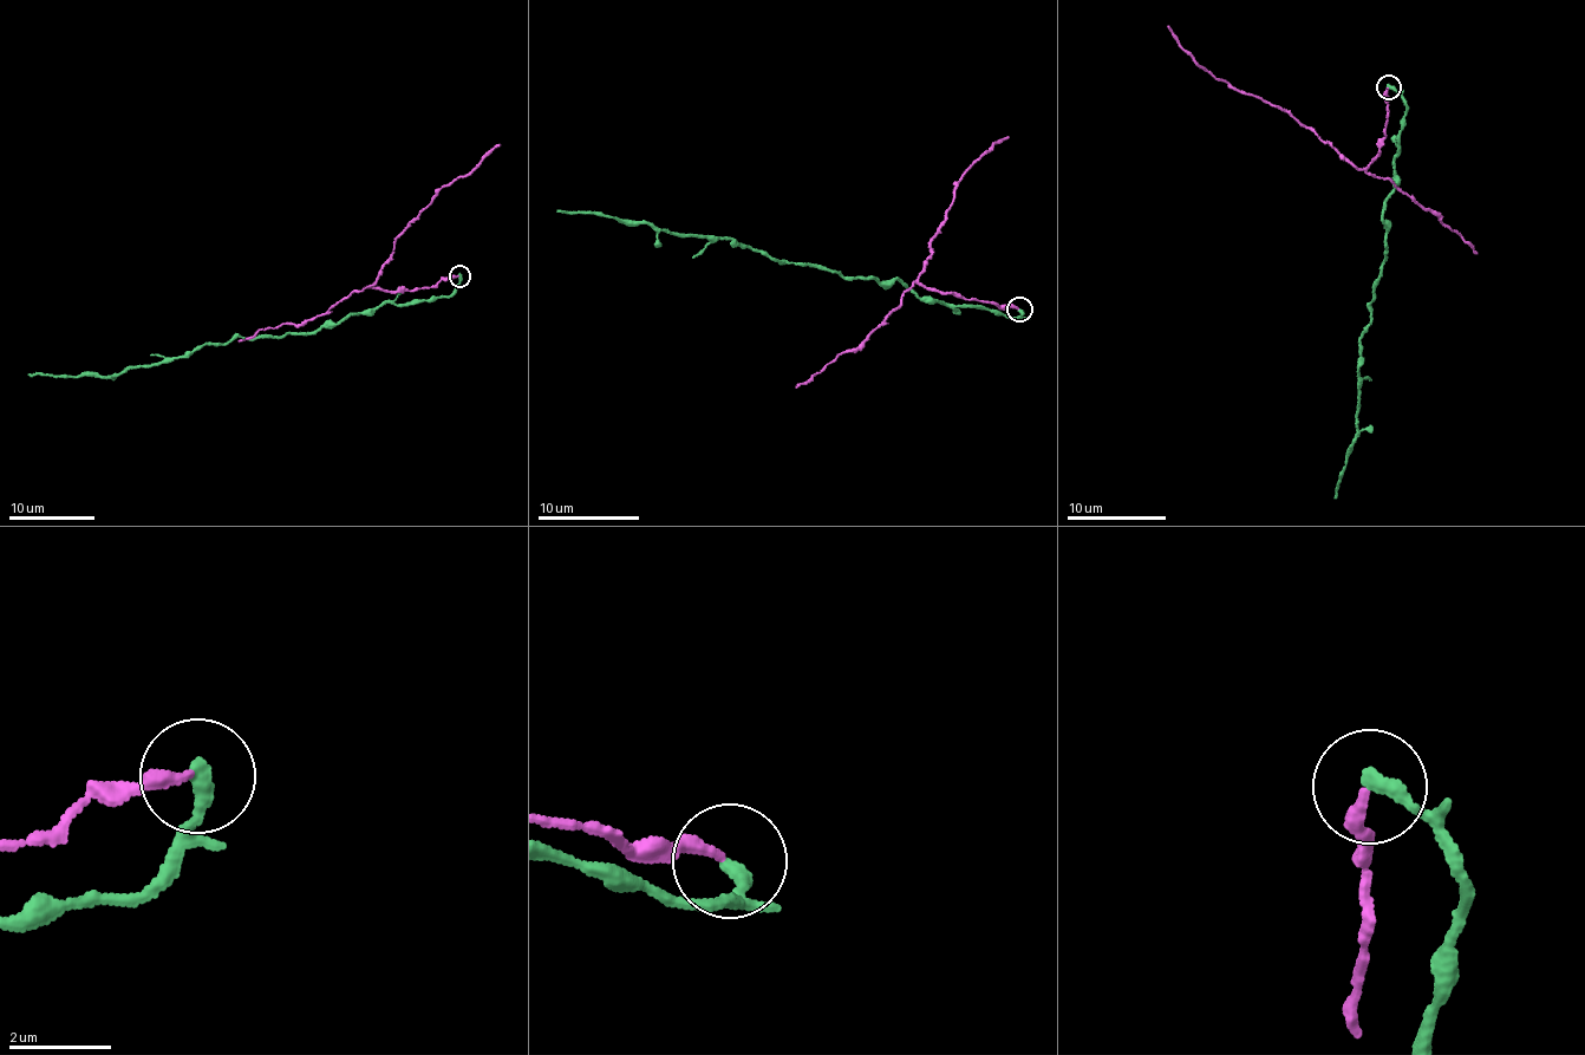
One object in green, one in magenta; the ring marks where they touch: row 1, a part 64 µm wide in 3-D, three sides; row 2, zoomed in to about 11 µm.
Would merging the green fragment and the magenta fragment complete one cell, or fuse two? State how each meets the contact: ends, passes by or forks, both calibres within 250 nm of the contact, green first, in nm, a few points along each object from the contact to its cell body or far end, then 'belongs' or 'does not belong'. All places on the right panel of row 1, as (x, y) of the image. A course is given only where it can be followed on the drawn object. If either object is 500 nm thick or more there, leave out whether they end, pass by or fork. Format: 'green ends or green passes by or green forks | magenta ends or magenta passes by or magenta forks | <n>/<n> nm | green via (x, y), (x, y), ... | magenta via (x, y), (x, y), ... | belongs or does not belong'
green ends | magenta ends | 320/240 nm | green via (1389, 86), (1406, 109), (1383, 219), (1388, 246), (1368, 306), (1371, 320), (1361, 337), (1352, 443), (1335, 497) | magenta via (1388, 88), (1387, 135), (1371, 163), (1357, 170), (1289, 112), (1230, 89), (1226, 82), (1194, 64), (1167, 26) | does not belong

